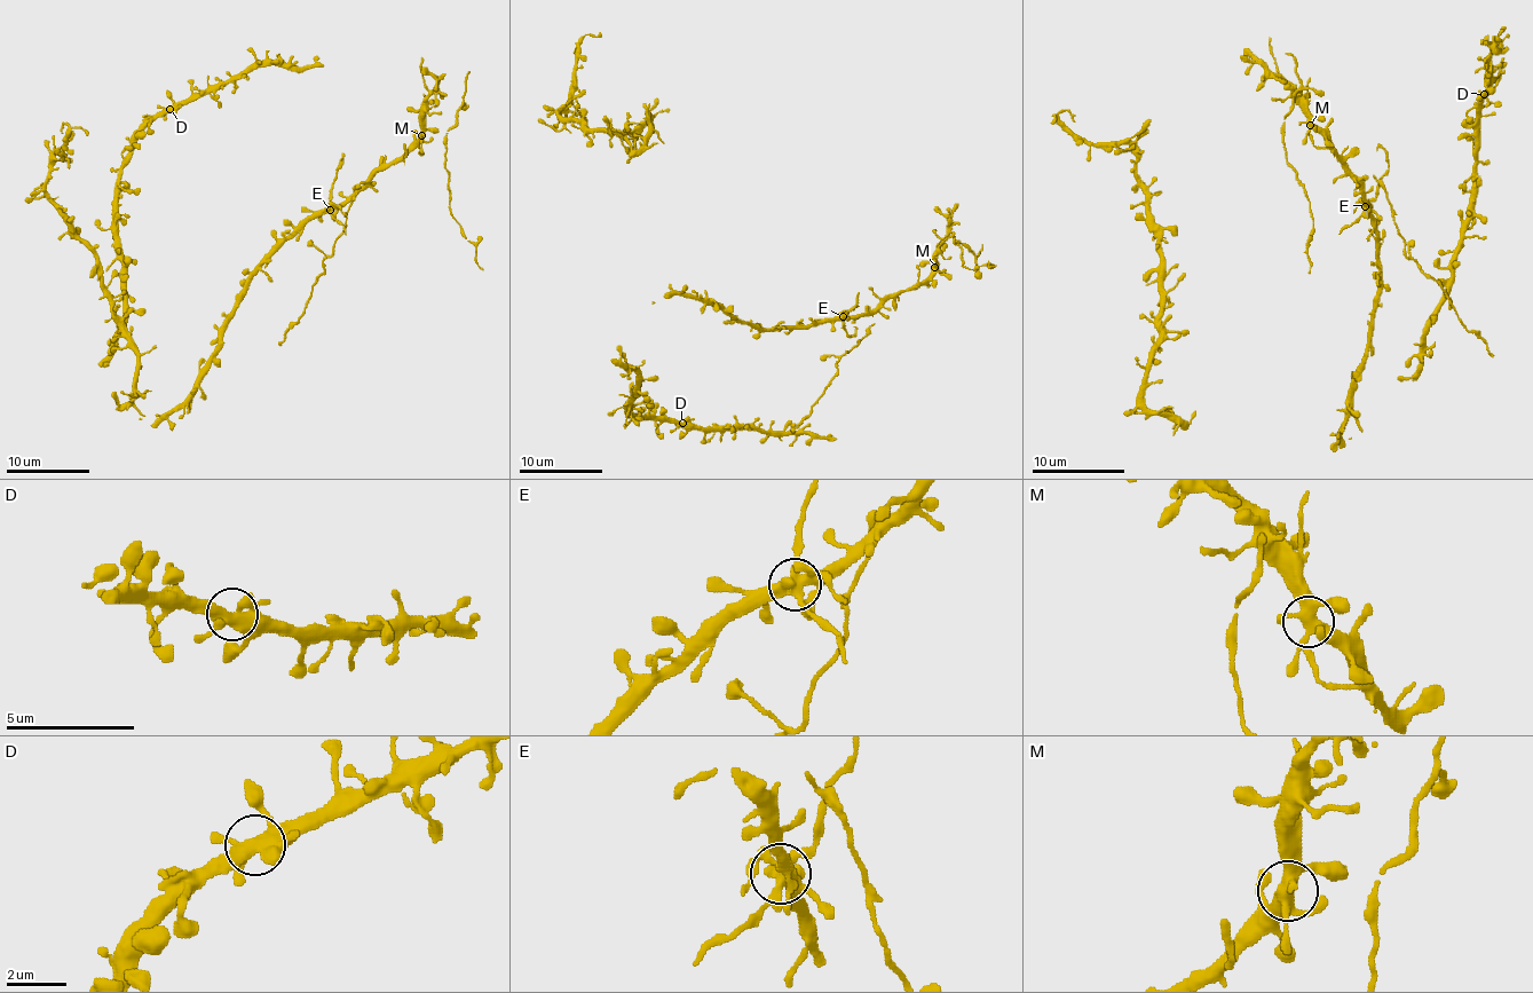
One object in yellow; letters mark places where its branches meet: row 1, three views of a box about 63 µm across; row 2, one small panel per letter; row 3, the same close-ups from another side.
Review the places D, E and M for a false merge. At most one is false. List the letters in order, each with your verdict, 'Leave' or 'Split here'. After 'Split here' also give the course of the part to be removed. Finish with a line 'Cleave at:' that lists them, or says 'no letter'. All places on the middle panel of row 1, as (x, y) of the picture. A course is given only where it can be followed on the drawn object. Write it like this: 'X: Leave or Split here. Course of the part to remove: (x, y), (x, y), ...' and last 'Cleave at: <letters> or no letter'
D: Leave
E: Split here. Course of the part to remove: (843, 316), (843, 326), (848, 338), (855, 326)
M: Leave
Cleave at: E

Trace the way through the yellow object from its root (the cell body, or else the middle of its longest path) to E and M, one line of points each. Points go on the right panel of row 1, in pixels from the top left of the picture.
E: (1350, 411), (1350, 384), (1368, 351), (1368, 323), (1380, 277), (1377, 230), (1366, 205)
M: (1350, 411), (1350, 384), (1368, 351), (1377, 298), (1377, 230), (1364, 184), (1310, 125)

